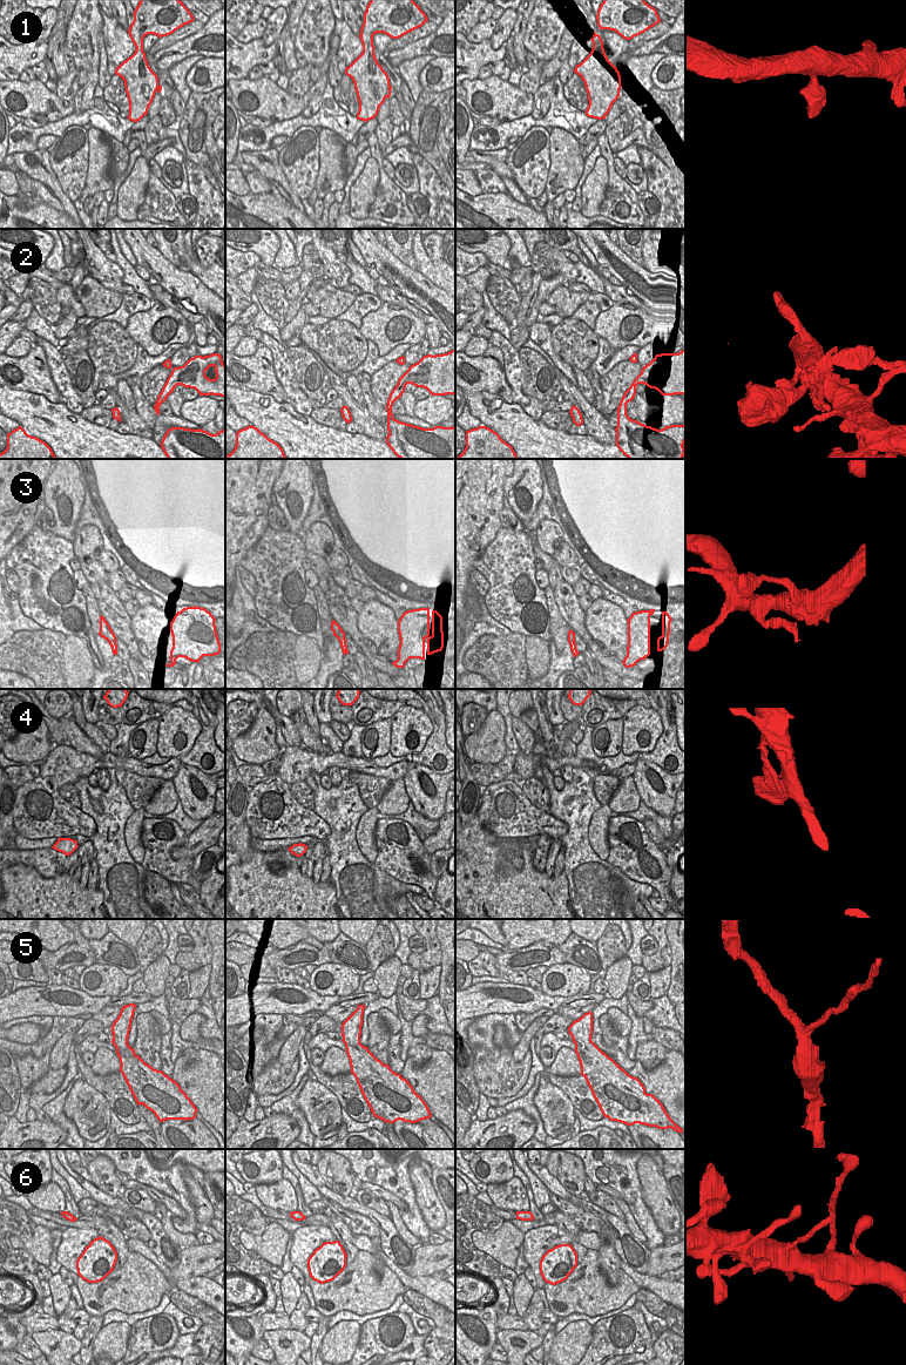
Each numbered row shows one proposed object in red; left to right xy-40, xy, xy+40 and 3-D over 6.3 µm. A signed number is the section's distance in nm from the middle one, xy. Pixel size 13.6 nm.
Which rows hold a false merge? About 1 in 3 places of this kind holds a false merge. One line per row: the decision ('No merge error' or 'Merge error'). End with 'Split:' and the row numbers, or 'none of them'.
1: No merge error
2: Merge error
3: No merge error
4: Merge error
5: No merge error
6: No merge error
Split: 2, 4

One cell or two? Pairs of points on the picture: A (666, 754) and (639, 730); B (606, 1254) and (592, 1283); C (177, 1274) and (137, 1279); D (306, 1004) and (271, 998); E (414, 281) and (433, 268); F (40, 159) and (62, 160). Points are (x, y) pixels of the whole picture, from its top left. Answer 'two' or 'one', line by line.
A: two
B: two
C: two
D: one
E: two
F: two

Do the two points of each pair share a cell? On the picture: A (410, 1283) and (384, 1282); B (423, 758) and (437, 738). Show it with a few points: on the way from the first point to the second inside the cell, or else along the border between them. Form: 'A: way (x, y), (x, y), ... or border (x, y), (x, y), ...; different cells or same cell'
A: border (385, 1264), (408, 1289); different cells
B: way (427, 754), (435, 743); same cell

